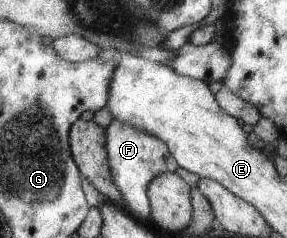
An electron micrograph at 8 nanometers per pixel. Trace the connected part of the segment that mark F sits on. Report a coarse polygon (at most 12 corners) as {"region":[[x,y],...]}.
{"region":[[112,121],[107,161],[120,206],[151,215],[149,183],[177,173],[167,145],[143,129]]}

